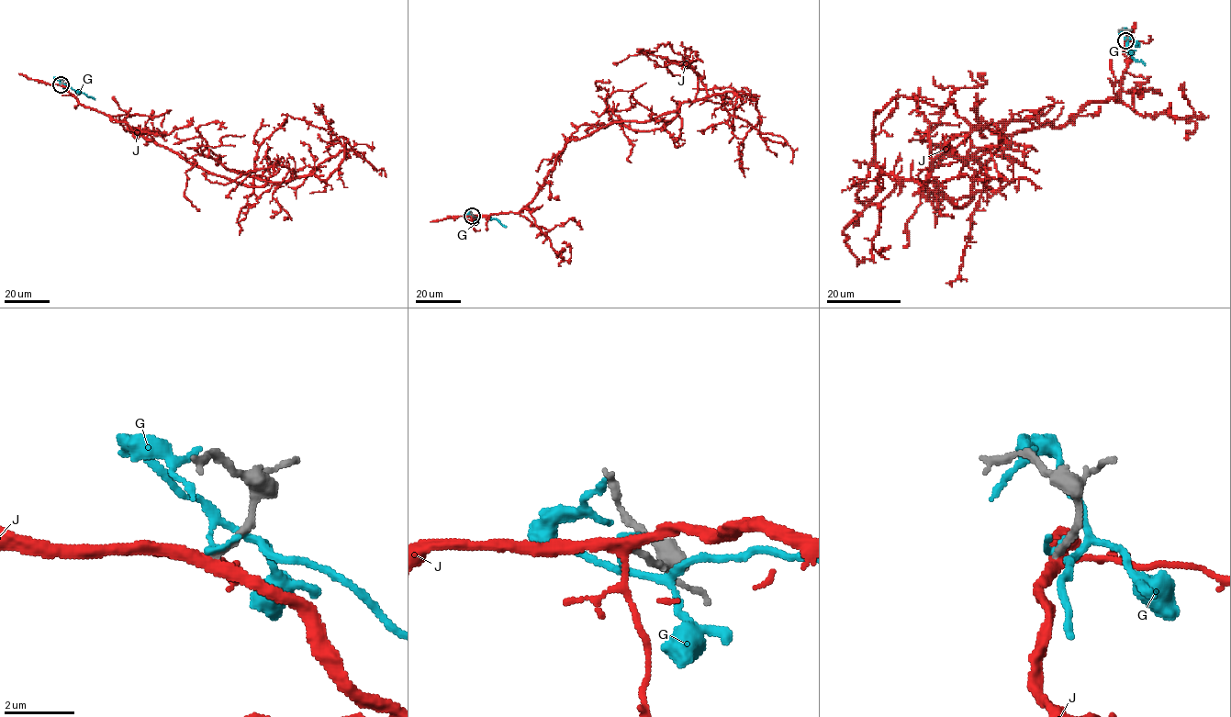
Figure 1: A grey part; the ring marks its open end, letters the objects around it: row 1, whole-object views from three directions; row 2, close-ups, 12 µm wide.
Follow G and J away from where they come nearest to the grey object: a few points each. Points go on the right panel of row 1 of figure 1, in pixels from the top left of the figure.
G: (1126, 39), (1129, 38), (1126, 42), (1131, 55), (1145, 64)
J: (1126, 40), (1112, 98), (1009, 133), (963, 207), (923, 196), (956, 135), (1001, 132), (1047, 98)

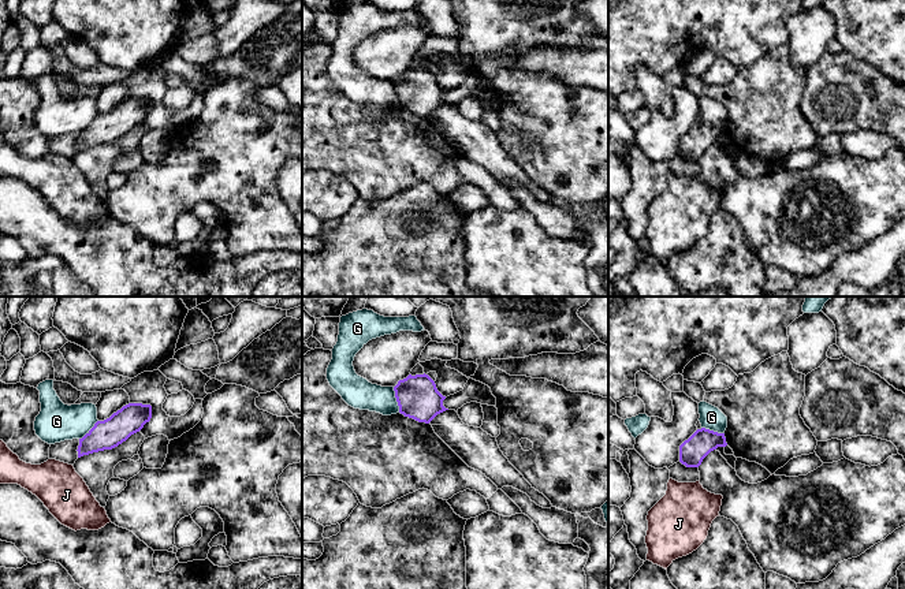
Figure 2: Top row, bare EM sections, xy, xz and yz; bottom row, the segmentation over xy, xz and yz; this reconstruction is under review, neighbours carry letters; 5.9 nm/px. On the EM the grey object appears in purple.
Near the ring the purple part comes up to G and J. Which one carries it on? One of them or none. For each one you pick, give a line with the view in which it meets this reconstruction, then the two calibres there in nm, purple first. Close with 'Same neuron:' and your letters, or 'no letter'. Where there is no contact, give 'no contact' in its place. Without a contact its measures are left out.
Same neuron: no letter

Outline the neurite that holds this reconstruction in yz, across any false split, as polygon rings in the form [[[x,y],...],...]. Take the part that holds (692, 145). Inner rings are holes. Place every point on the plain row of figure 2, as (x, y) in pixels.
[[[705,122],[697,123],[679,139],[679,156],[686,161],[699,161],[711,145],[726,139],[725,127]]]

